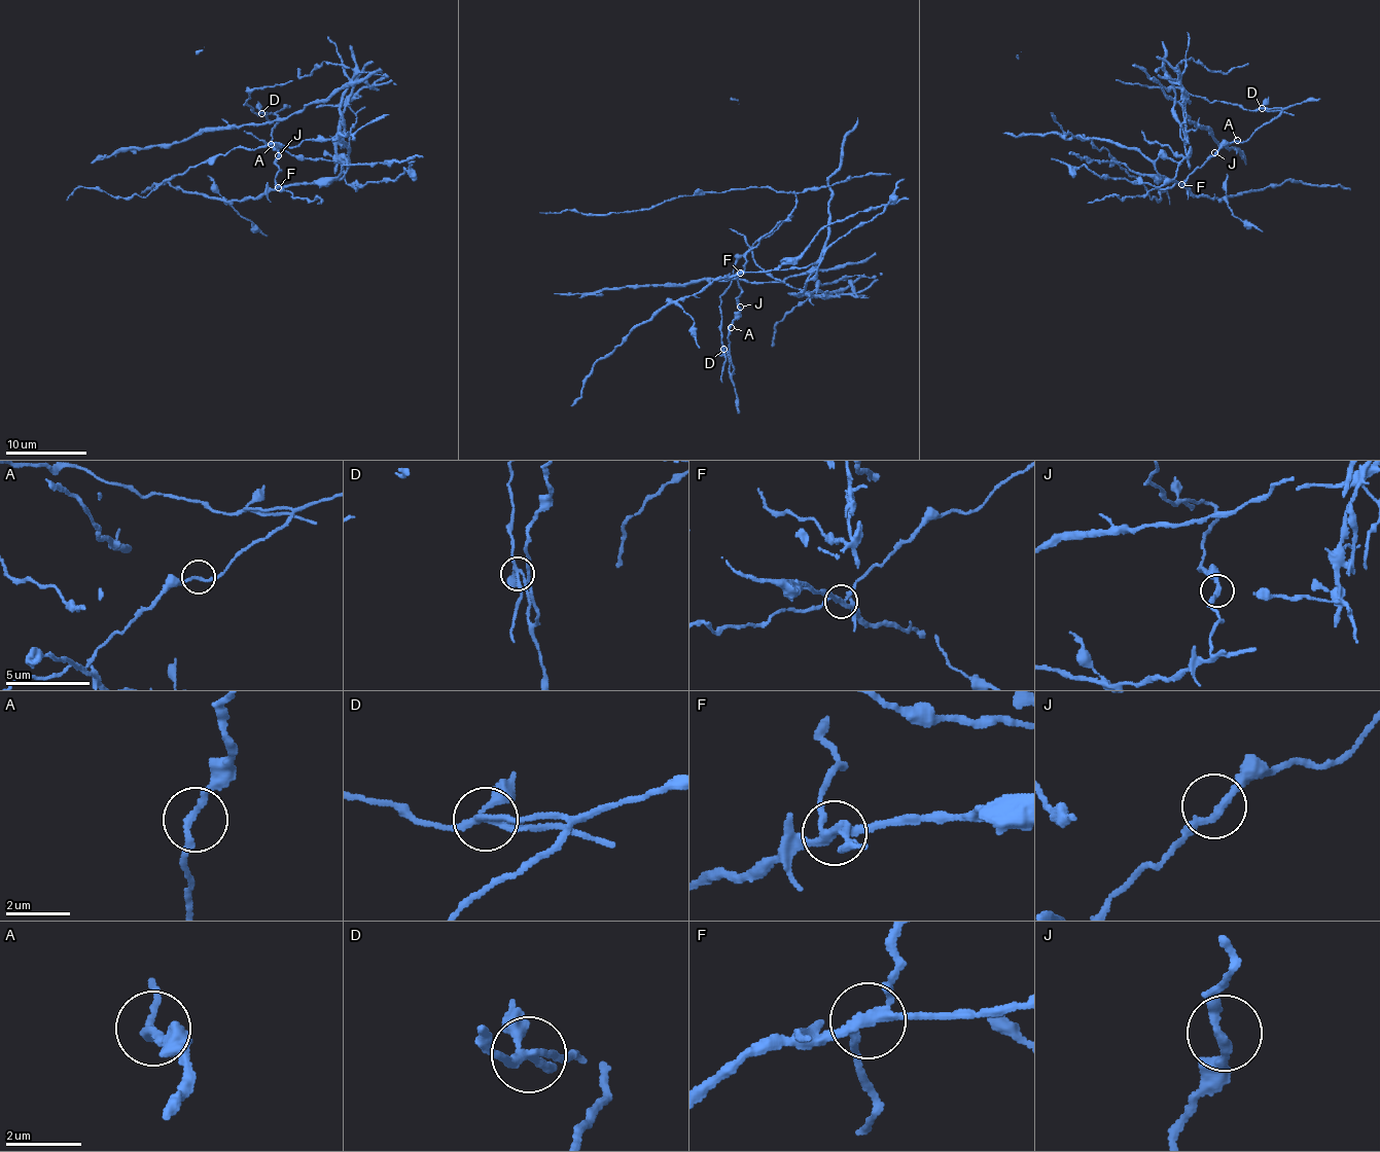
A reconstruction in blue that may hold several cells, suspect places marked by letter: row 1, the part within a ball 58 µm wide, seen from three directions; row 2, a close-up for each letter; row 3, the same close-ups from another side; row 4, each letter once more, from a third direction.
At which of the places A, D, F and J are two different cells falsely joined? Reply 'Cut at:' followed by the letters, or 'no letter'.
Cut at: D, F

